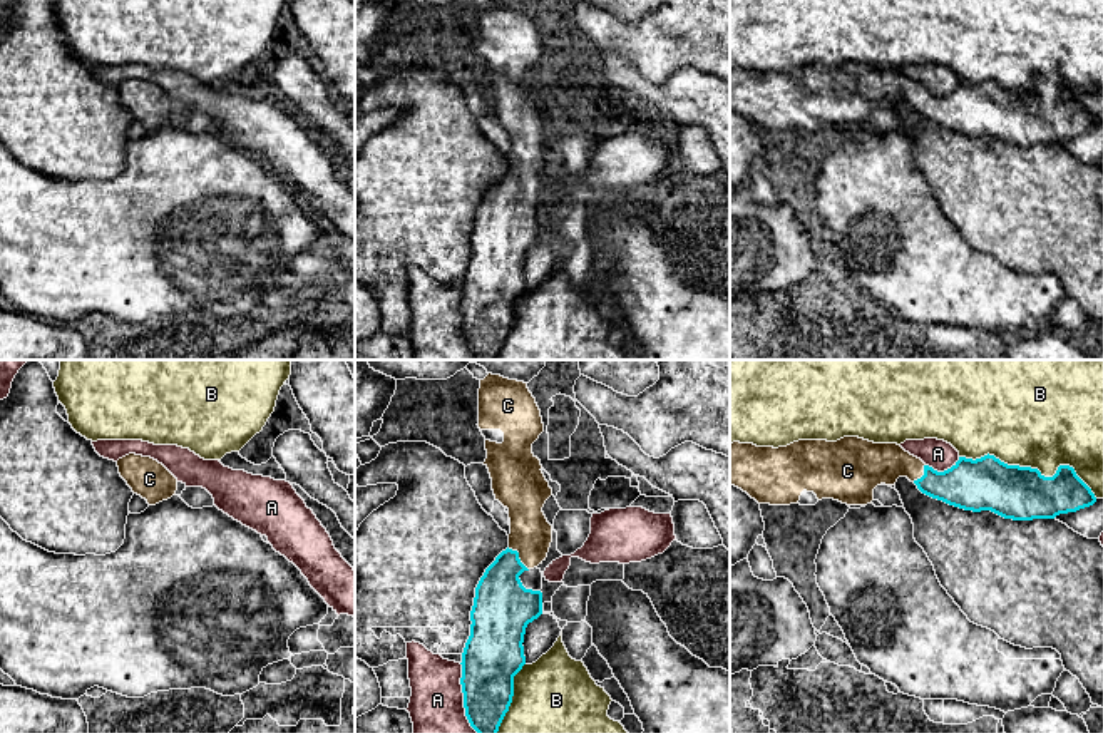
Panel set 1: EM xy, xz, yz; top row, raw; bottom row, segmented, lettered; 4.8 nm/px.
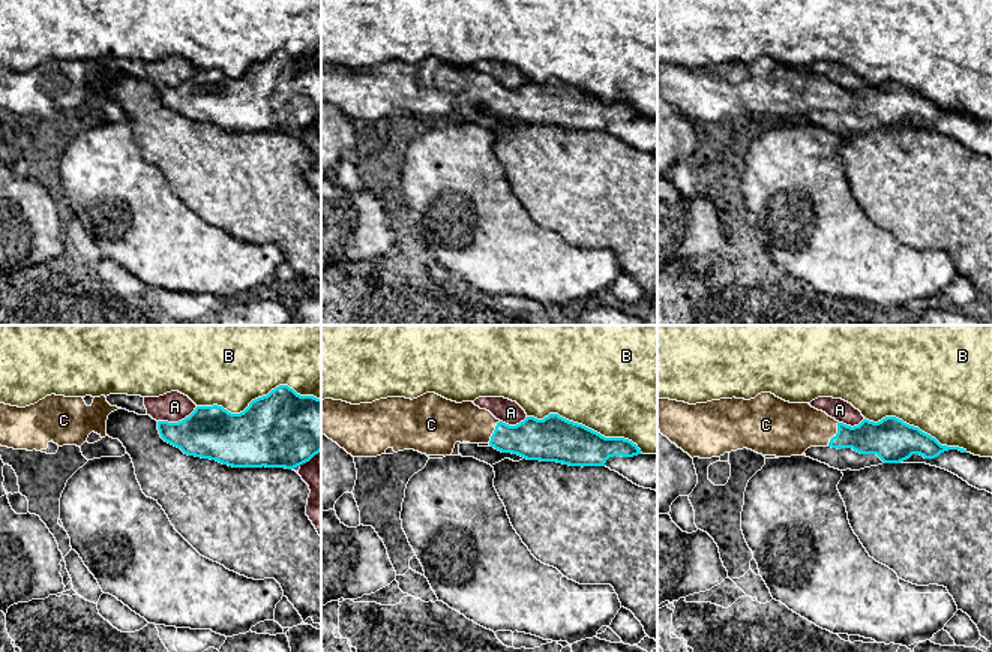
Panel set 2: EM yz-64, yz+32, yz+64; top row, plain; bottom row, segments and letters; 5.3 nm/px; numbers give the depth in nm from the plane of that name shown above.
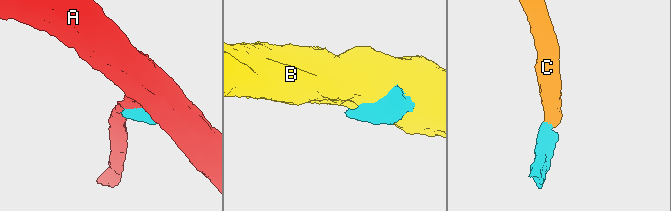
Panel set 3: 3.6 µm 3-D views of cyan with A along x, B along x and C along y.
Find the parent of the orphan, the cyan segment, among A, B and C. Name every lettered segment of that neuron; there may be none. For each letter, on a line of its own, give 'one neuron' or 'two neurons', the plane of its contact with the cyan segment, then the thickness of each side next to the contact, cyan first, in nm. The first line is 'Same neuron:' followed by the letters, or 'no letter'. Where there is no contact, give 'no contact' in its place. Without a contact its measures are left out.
Same neuron: C
A: two neurons; contact in xz; calibres 280 and 280 nm
B: two neurons; contact in yz; calibres 260 and 440 nm
C: one neuron; contact in xz; calibres 280 and 200 nm

